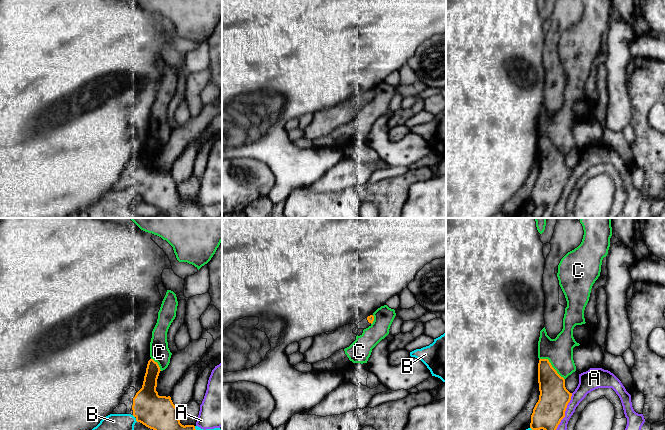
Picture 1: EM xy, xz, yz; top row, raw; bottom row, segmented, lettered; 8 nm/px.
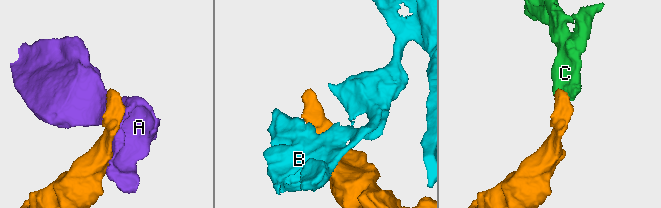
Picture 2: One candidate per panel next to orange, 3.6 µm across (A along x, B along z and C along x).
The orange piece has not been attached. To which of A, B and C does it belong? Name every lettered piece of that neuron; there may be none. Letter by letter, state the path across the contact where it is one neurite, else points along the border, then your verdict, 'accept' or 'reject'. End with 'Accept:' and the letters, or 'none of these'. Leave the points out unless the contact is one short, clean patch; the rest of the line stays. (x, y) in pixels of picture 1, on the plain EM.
A: reject
B: reject
C: border yz (539, 135), (547, 135), (564, 155); reject
Accept: none of these

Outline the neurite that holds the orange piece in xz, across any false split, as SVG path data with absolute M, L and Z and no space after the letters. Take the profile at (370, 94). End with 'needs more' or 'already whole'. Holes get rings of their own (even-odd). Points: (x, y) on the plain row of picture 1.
M370 91L356 100L347 100L338 104L333 110L319 110L314 113L313 120L304 129L304 137L314 140L318 137L329 134L336 127L349 123L355 116L354 104L366 105L374 97L374 92Z; needs more

